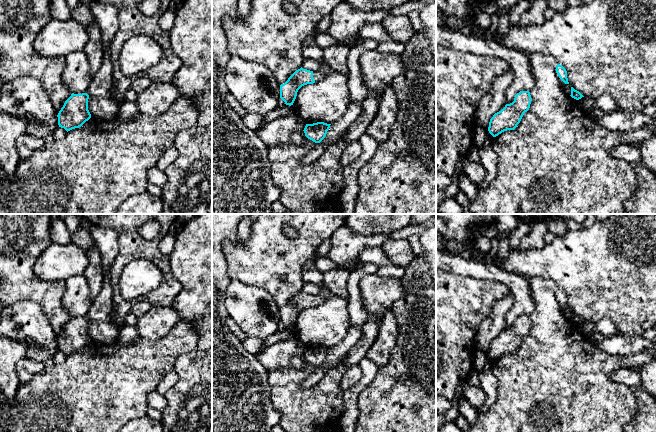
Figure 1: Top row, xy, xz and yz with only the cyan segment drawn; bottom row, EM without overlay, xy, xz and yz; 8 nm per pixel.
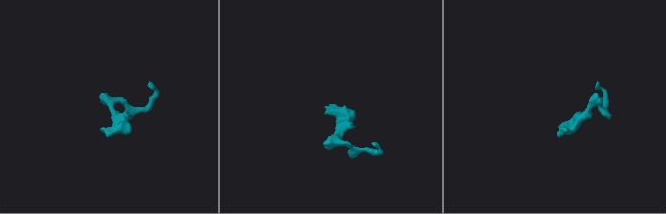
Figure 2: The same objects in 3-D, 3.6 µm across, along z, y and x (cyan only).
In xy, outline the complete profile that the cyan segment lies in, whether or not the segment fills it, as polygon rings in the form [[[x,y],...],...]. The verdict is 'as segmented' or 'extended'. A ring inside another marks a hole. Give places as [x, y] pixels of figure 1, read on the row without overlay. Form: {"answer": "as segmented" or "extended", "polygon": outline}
{"answer": "extended", "polygon": [[[111,277],[104,278],[100,293],[94,298],[88,310],[87,316],[74,318],[65,325],[59,335],[58,349],[67,356],[81,351],[91,342],[88,334],[88,323],[93,321],[105,321],[108,319],[113,304],[113,288]]]}

